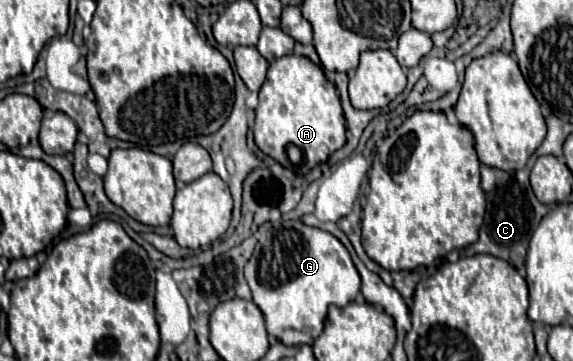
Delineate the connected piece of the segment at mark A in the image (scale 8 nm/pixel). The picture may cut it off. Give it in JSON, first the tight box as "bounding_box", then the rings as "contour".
{"bounding_box":[253,55,347,175],"contour":[[[285,55],[269,65],[267,79],[259,91],[259,105],[255,109],[255,125],[253,125],[255,143],[265,155],[273,157],[277,163],[291,169],[297,175],[307,175],[313,167],[325,163],[331,153],[335,153],[345,145],[345,131],[347,131],[345,117],[337,89],[323,75],[323,69],[319,65],[301,55]]]}

